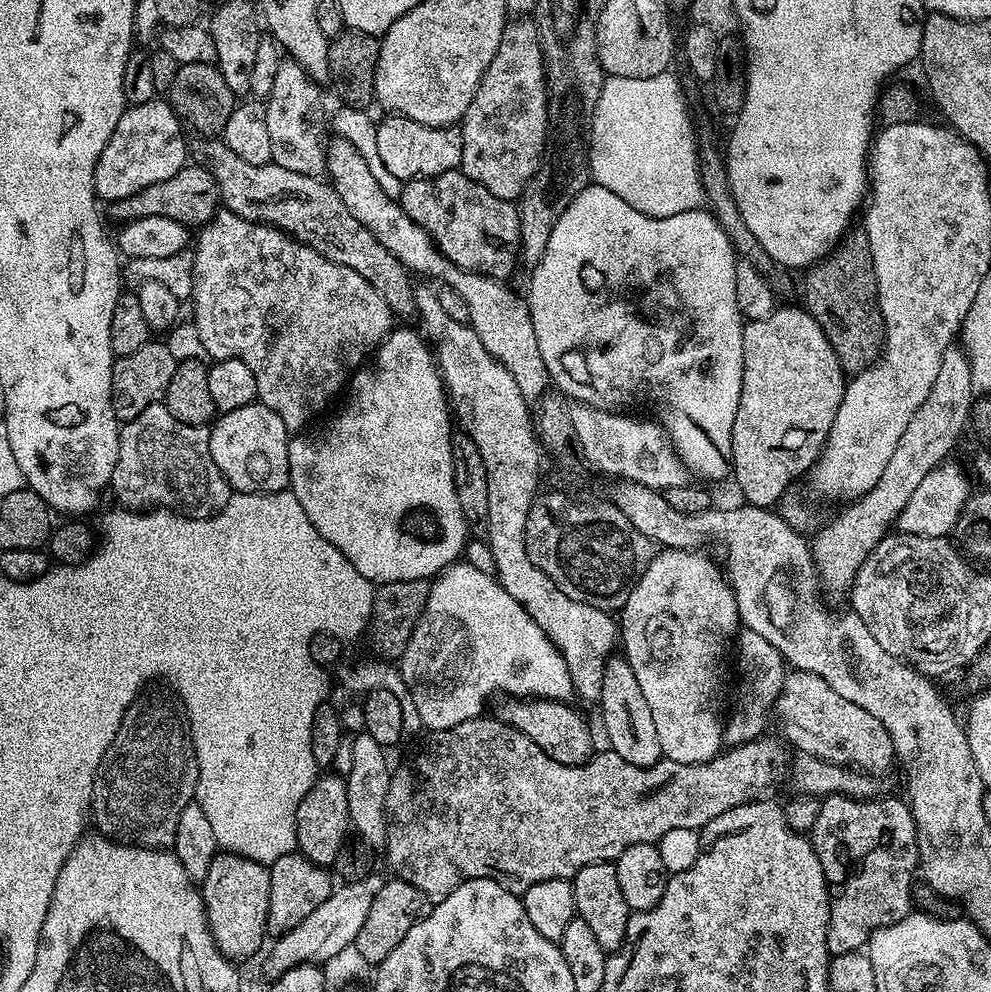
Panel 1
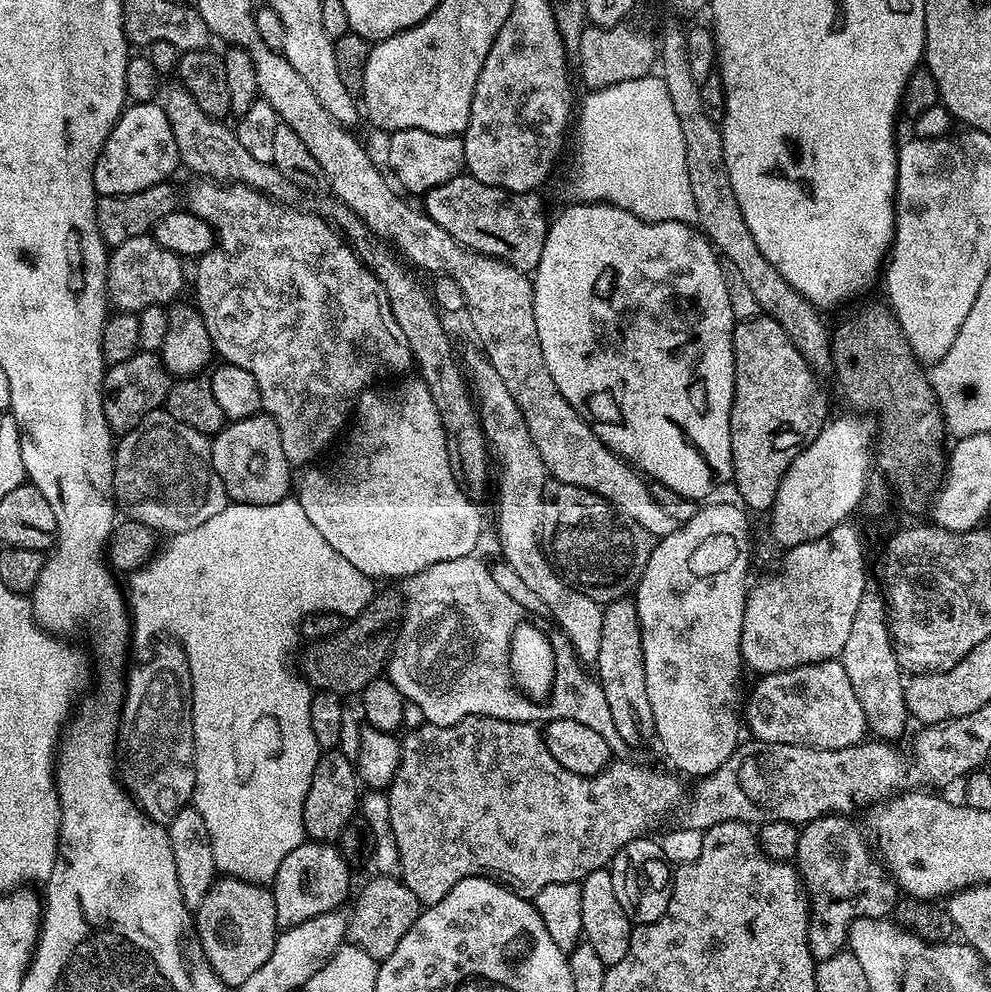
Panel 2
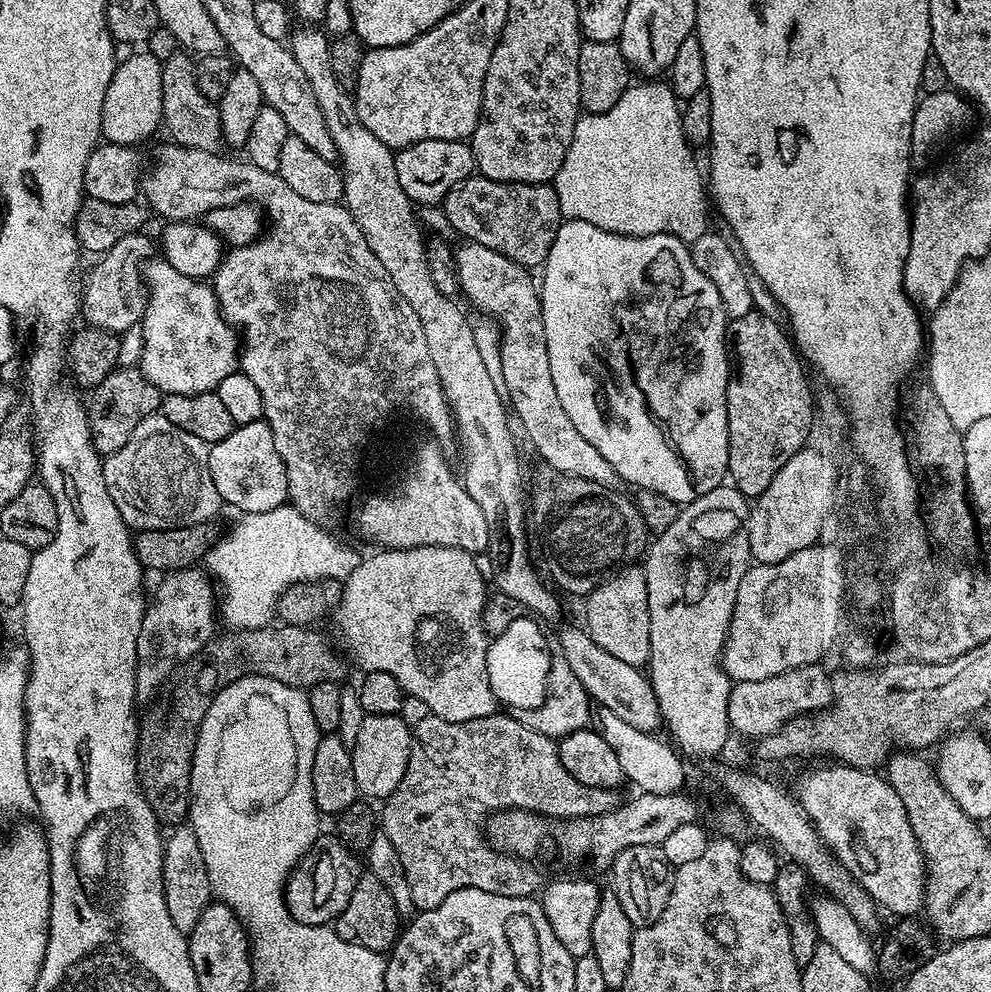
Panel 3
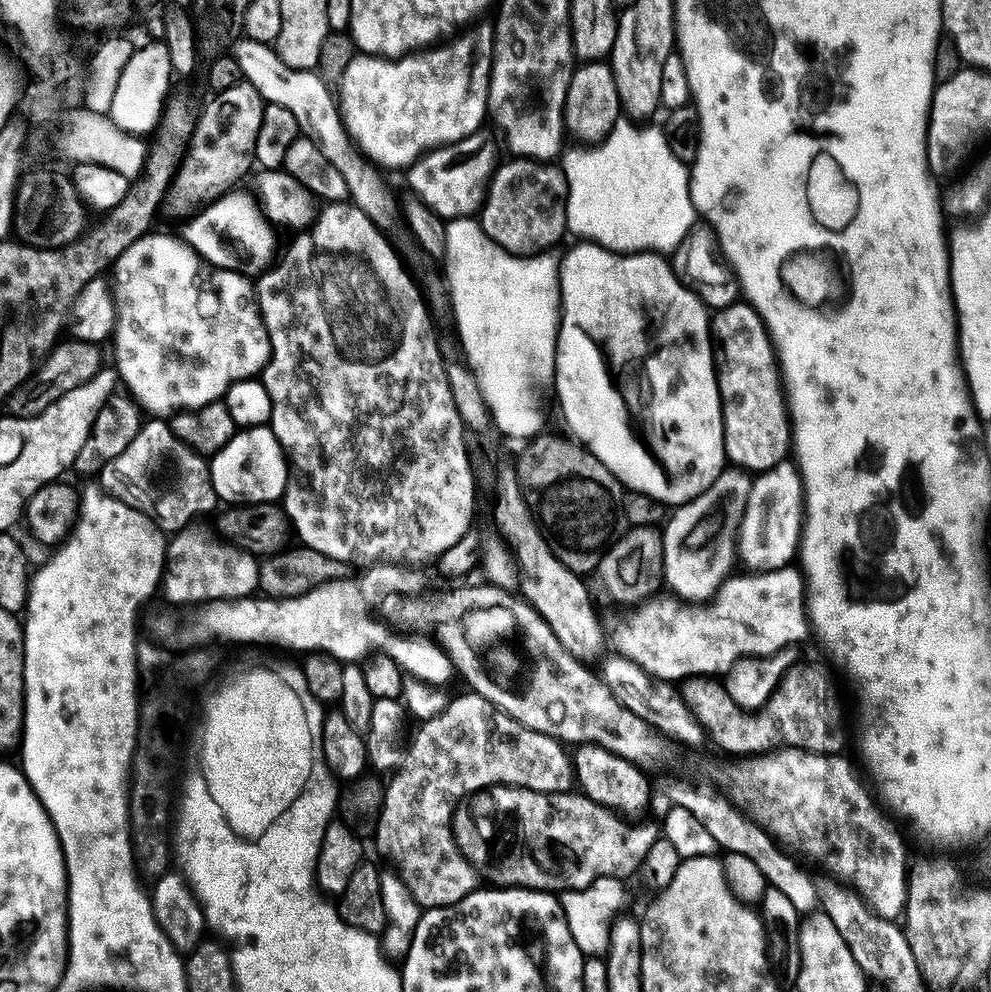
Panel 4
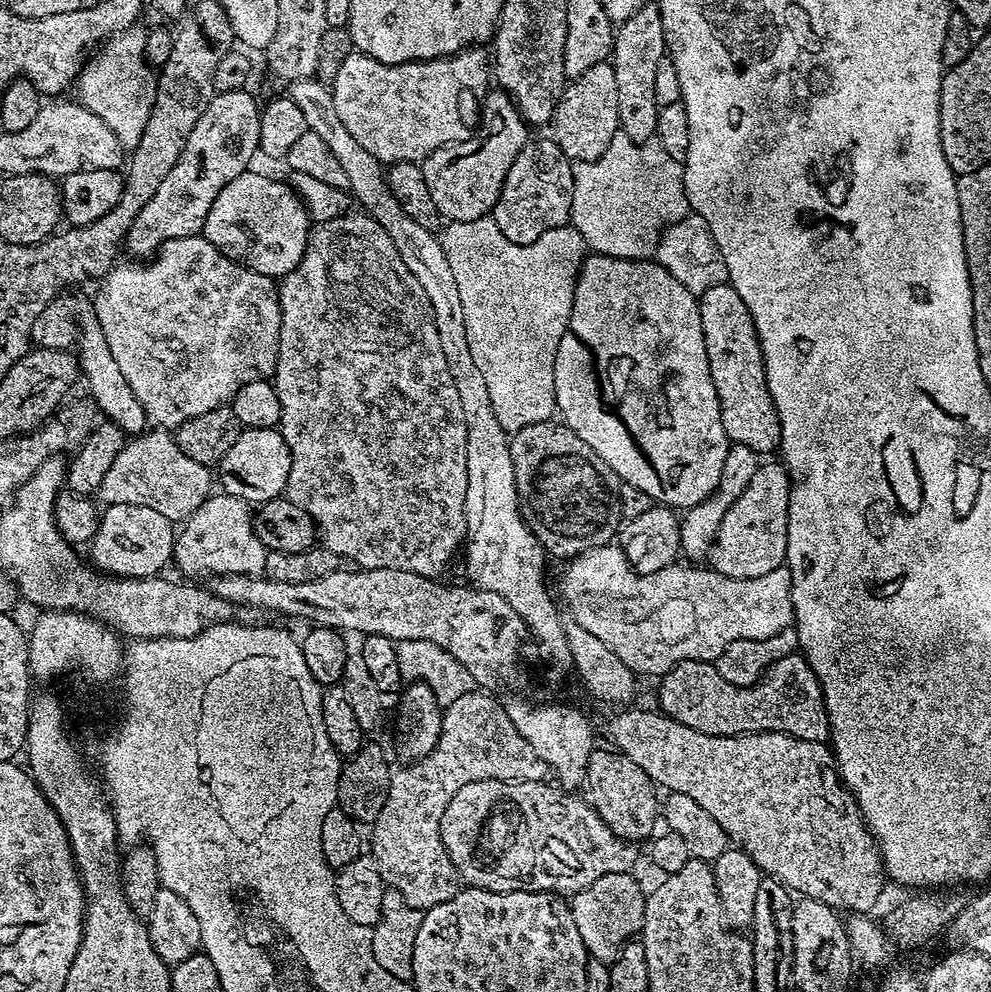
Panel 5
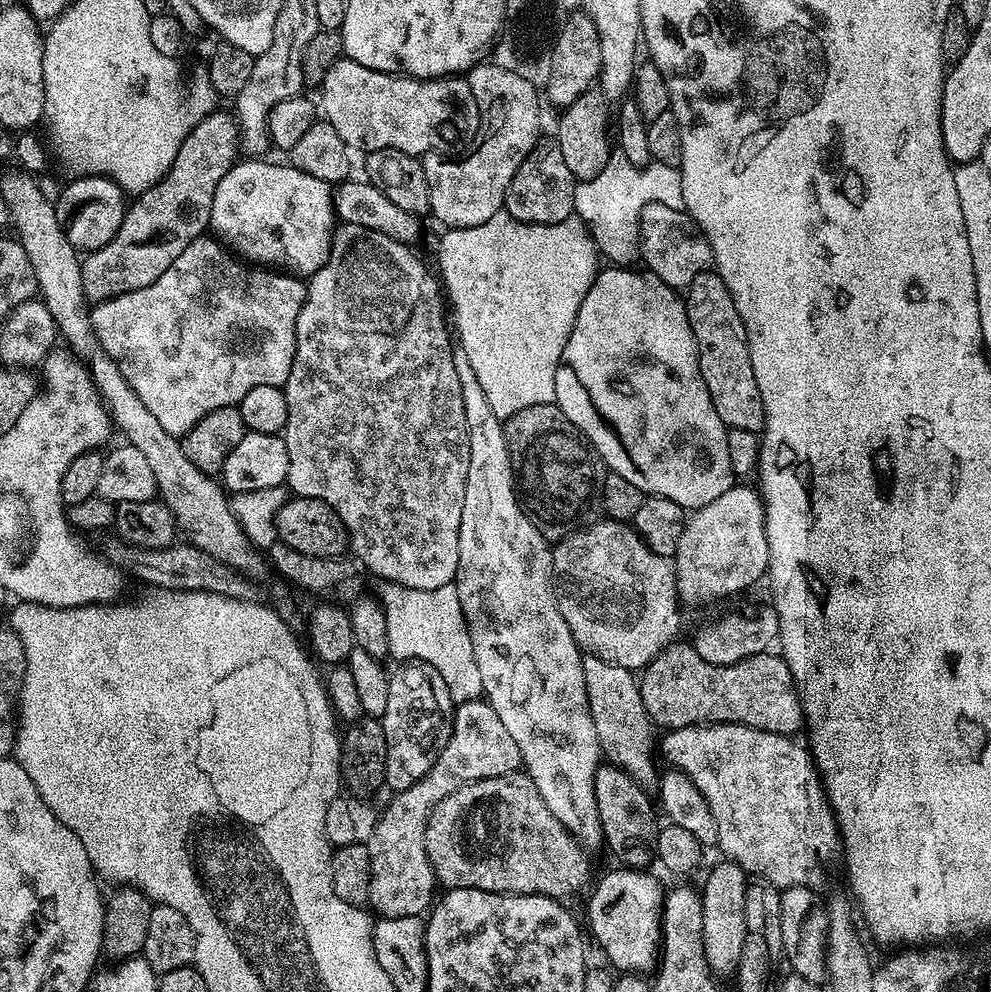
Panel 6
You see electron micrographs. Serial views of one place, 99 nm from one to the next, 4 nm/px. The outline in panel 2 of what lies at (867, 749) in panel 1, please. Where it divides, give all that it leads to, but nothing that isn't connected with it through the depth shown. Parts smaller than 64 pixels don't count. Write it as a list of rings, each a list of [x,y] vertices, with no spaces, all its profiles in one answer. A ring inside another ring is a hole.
[[[839,659],[803,664],[785,672],[769,672],[757,680],[760,681],[753,686],[749,696],[747,693],[746,703],[742,708],[747,731],[749,728],[755,739],[779,744],[802,744],[805,748],[822,750],[842,750],[865,739],[869,731],[866,714],[862,710],[862,702],[858,702],[858,694],[854,694],[854,686],[850,686],[850,678],[846,678],[846,670],[841,666]]]

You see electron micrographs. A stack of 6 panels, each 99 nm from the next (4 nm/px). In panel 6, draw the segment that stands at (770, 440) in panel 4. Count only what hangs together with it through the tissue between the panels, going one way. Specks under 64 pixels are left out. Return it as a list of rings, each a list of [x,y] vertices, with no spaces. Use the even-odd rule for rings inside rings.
[[[715,270],[698,274],[698,278],[694,278],[694,282],[686,290],[686,307],[690,330],[698,346],[702,378],[706,382],[706,390],[710,390],[714,410],[718,410],[718,418],[722,418],[727,429],[763,433],[762,394],[758,390],[758,378],[754,378],[746,326],[734,306],[730,290],[726,290],[726,282],[722,282]]]

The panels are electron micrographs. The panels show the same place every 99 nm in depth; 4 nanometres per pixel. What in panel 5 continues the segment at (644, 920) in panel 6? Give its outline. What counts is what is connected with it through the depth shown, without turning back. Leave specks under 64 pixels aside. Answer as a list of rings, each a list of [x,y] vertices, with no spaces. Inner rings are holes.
[[[632,872],[606,874],[571,897],[574,923],[578,925],[578,934],[582,934],[582,942],[591,959],[611,965],[620,949],[635,937],[632,935],[643,929],[646,892],[640,889],[634,877]]]

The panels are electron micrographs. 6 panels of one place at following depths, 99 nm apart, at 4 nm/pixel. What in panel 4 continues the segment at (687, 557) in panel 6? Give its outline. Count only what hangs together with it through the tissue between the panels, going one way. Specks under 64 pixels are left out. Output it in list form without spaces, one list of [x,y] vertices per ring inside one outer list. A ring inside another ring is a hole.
[[[785,462],[759,473],[742,514],[736,555],[749,573],[787,568],[797,559],[804,514],[804,484],[795,463]]]

